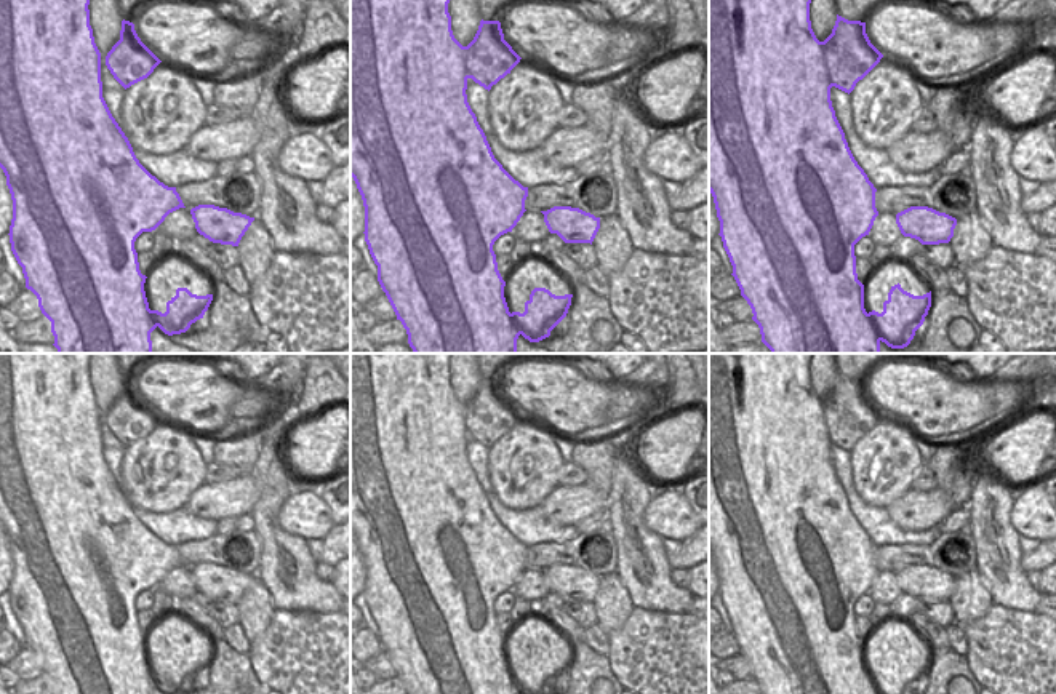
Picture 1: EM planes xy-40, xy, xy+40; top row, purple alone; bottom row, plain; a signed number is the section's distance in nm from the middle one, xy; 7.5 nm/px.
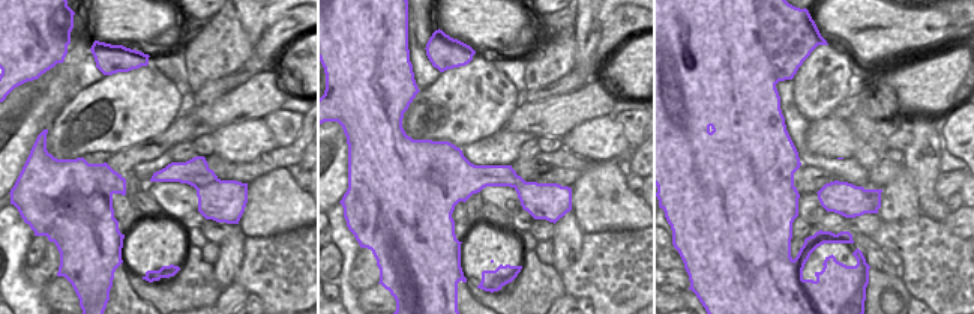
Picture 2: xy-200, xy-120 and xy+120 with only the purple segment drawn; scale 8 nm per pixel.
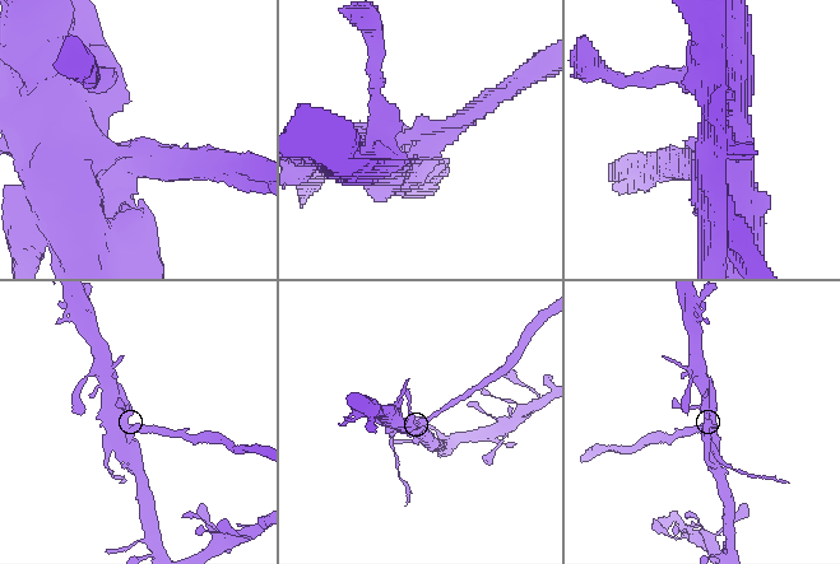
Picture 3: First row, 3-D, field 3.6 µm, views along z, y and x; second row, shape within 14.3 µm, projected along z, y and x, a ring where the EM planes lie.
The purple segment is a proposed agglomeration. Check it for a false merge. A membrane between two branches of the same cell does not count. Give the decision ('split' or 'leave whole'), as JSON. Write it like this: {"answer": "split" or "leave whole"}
{"answer": "split"}

